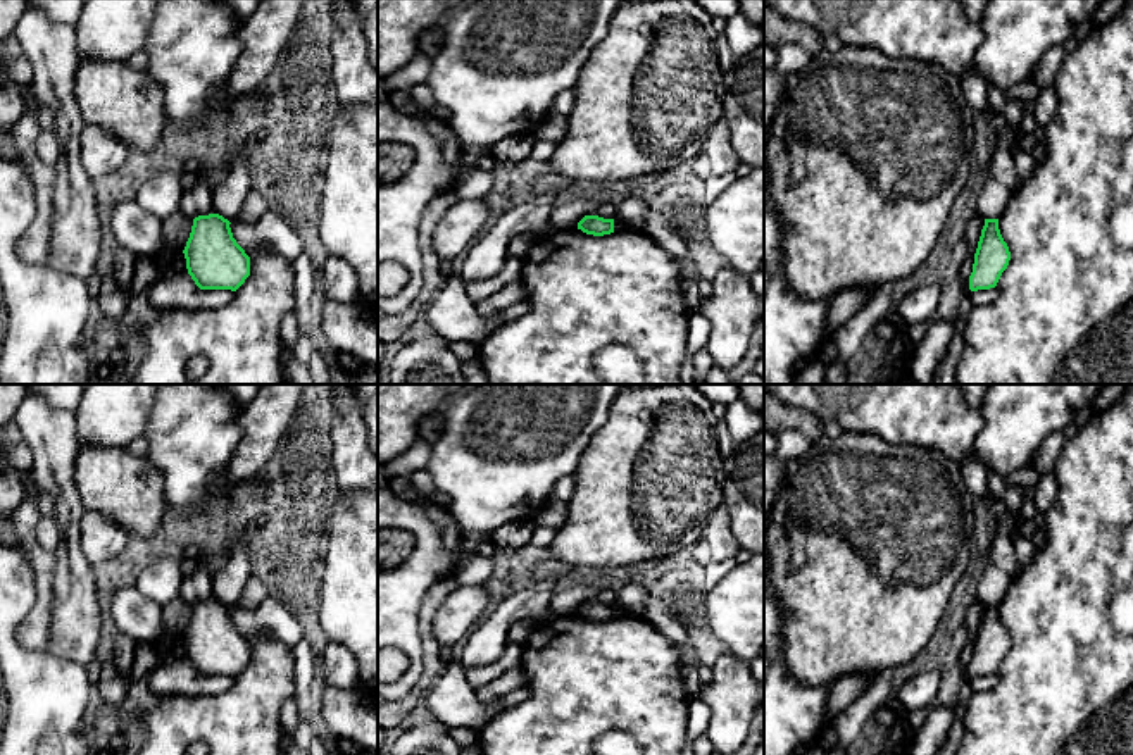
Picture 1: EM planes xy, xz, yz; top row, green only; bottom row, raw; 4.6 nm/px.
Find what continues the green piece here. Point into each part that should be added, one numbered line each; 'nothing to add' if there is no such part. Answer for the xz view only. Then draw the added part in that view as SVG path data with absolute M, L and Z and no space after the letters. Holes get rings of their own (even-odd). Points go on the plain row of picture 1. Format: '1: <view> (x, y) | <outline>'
nothing to add

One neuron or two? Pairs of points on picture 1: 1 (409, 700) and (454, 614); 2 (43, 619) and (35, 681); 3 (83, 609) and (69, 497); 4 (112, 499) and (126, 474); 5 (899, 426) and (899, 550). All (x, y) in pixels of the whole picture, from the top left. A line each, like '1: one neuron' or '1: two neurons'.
1: two neurons
2: two neurons
3: one neuron
4: one neuron
5: two neurons

